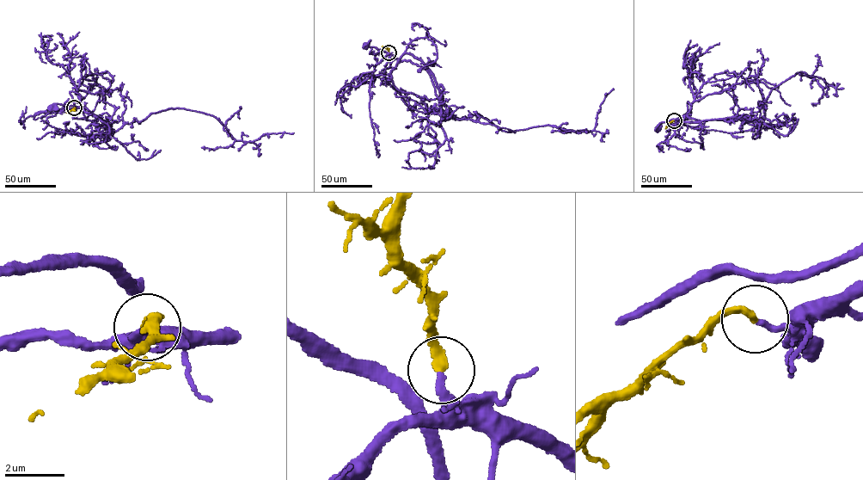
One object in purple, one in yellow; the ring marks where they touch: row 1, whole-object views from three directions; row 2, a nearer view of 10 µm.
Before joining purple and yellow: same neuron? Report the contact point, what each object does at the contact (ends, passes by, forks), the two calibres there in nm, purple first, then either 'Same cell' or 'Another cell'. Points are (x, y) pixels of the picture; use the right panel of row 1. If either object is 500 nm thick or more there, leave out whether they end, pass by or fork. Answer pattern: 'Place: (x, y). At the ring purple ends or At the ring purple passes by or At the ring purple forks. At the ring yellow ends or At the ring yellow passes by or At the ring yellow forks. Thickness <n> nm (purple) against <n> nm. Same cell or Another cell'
Place: (674, 120). At the ring purple ends. At the ring yellow ends. Thickness 220 nm (purple) against 280 nm. Same cell

